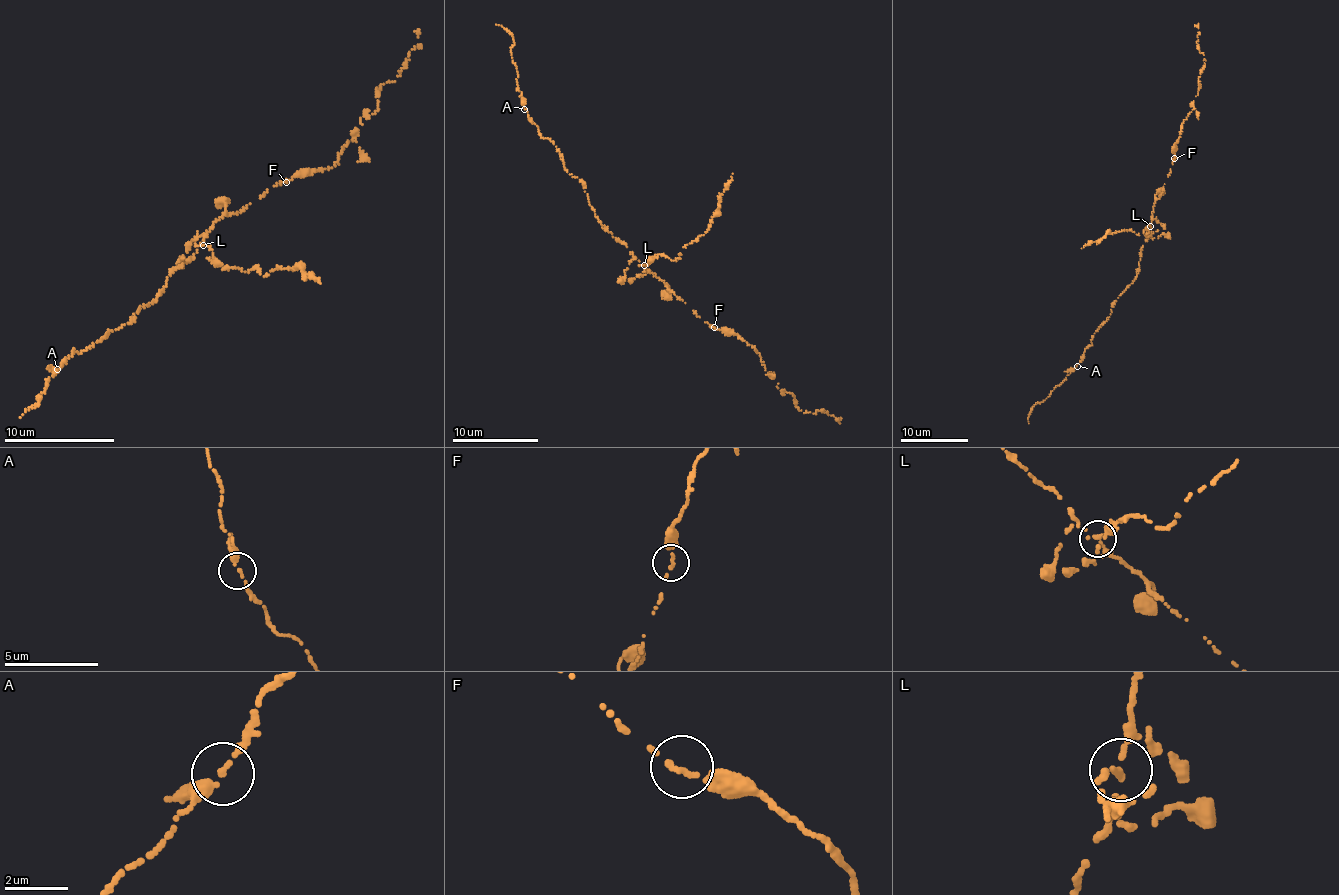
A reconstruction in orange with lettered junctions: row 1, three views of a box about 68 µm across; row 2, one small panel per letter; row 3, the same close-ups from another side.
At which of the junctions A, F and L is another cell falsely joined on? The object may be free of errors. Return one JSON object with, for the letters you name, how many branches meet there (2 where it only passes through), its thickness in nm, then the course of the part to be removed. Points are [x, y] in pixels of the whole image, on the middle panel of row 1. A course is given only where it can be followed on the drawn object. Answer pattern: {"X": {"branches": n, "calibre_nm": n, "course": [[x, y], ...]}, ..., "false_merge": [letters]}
{"L": {"branches": 3, "calibre_nm": 160, "course": [[644, 264], [659, 254], [676, 260], [683, 247], [705, 233], [732, 173]]}, "false_merge": ["L"]}

